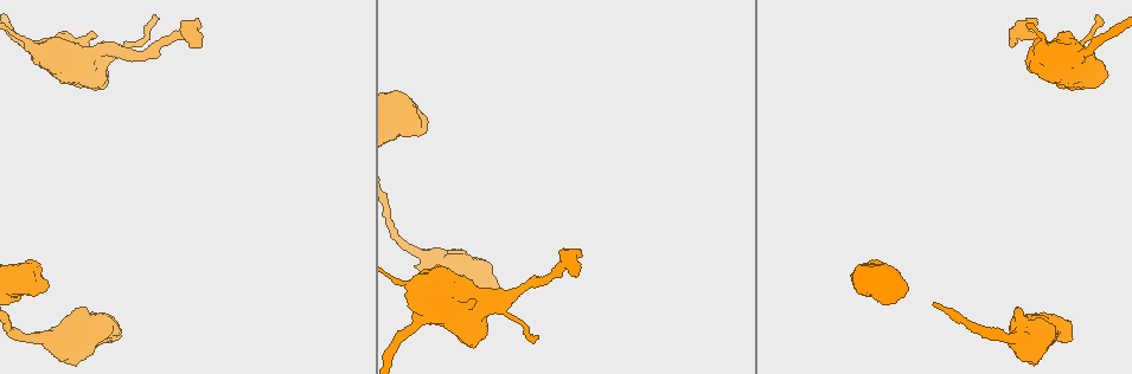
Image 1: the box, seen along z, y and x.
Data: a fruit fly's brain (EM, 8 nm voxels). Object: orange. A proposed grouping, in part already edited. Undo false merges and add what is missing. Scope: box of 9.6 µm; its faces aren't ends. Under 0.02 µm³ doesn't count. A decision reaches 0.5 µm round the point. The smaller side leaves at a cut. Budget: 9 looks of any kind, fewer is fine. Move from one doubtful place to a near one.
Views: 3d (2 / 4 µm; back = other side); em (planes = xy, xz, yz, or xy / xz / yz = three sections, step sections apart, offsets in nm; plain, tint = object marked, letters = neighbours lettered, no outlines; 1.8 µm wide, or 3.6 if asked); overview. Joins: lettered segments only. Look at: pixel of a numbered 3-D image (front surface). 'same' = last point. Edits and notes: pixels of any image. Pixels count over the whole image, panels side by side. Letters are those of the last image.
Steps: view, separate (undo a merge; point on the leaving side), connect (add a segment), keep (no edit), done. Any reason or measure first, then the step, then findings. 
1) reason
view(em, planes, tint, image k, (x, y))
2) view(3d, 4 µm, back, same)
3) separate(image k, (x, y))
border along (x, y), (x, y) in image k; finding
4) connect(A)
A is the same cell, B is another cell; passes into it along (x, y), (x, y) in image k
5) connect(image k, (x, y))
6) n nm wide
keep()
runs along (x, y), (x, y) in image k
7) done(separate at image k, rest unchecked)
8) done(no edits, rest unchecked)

branch stops here
view(em, 3.6 µm, planes, letters, image 1, (489, 268))

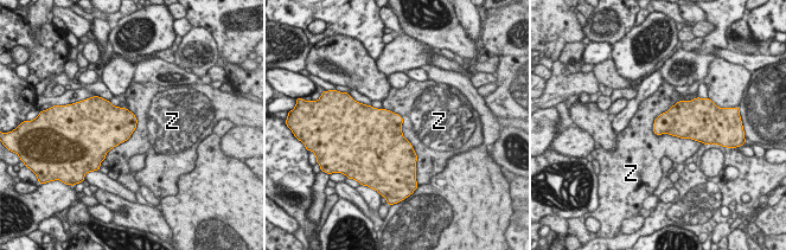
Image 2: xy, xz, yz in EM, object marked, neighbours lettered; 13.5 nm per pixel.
keep()
Z is another cell; border along (654, 117), (656, 134), (700, 142) in image 2; no lettered segment goes on from it

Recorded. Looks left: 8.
sudden change in width
view(em, 3.6 µm, planes, letters, image 1, (34, 277))

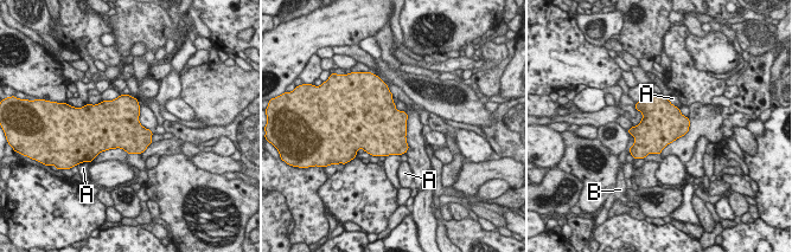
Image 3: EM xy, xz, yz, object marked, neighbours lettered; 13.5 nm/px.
keep()
A and B are other cells; border along (666, 98), (678, 108) in image 3; all the same cell

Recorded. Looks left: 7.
sharp bend
view(3d, 4 µm, back, image 1, (97, 51))

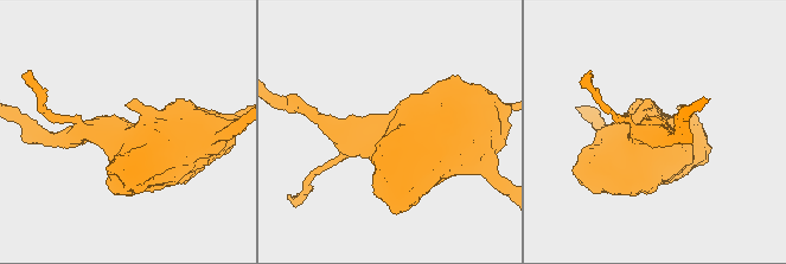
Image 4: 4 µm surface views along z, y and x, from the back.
need the tissue
view(em, 3.6 µm, planes, letters, image 4, (386, 133))

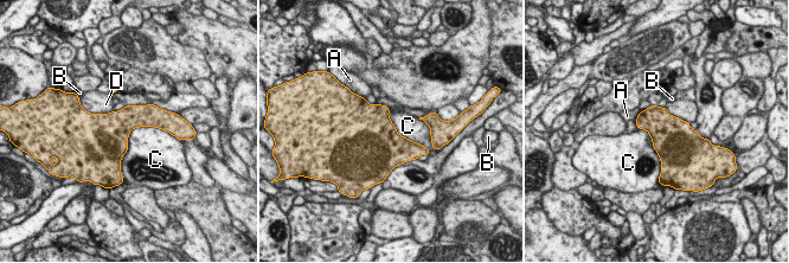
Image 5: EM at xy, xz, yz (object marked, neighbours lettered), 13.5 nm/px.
keep()
A, B, C and D are other cells; continuous, no second cell

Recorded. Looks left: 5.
an open end
view(em, xz, step 4, letters, image 1, (538, 335))

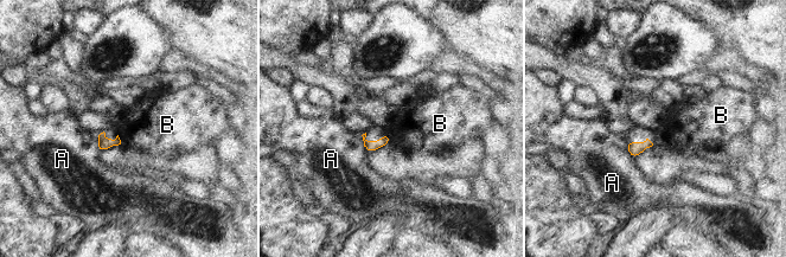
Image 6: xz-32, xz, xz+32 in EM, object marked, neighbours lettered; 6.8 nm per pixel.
another direction
view(em, planes, letters, same)

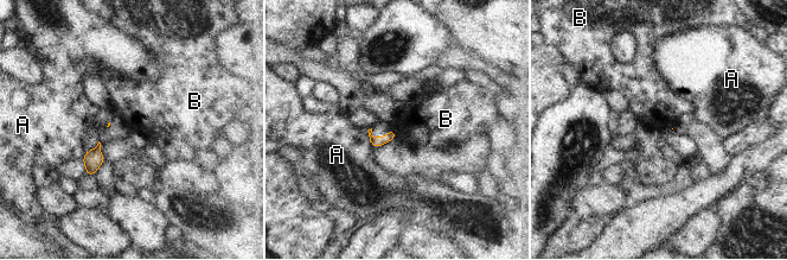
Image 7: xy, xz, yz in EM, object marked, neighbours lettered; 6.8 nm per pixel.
keep()
A and B are other cells; border along (392, 127), (397, 138) in image 7; no lettered segment goes on from it

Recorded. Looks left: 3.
done(no edits, rest unchecked)

